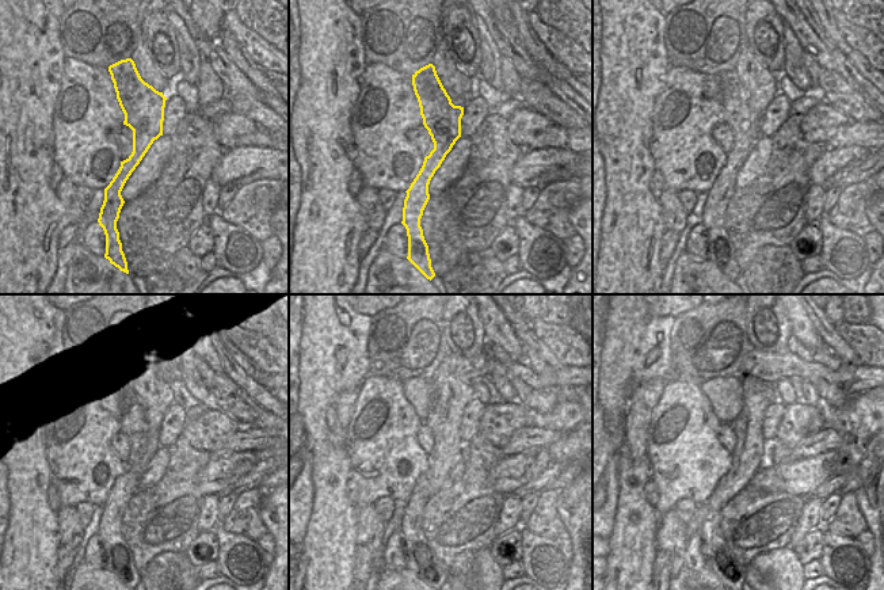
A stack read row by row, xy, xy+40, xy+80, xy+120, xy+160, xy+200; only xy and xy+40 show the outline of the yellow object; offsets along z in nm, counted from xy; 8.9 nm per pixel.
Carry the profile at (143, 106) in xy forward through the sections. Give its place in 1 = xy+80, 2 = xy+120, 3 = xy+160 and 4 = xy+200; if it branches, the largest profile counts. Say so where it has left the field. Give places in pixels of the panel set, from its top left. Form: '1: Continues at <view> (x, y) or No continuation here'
1: Continues at xy+80 (738, 115)
2: Continues at xy+120 (118, 560)
3: Continues at xy+160 (420, 559)
4: Continues at xy+200 (720, 559)

